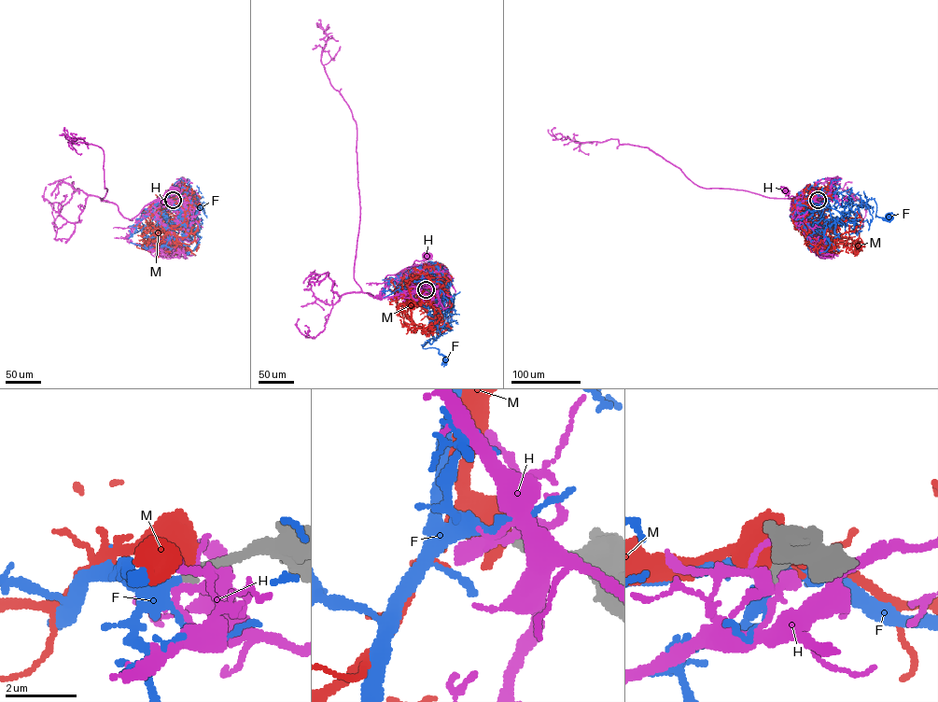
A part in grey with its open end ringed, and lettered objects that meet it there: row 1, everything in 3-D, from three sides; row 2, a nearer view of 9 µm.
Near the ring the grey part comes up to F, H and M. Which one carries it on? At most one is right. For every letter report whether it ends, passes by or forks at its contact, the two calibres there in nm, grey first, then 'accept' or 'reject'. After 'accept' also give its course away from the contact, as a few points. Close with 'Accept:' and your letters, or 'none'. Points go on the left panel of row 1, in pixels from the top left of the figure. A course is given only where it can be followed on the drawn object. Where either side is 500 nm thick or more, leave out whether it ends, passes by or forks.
F: it passes by | 260/240 nm | accept | via (173, 200), (175, 192), (182, 193), (176, 203), (180, 205), (172, 199), (170, 205), (178, 217), (191, 218)
H: it forks | 280/280 nm | reject
M: 280/700 nm | reject
Accept: F

